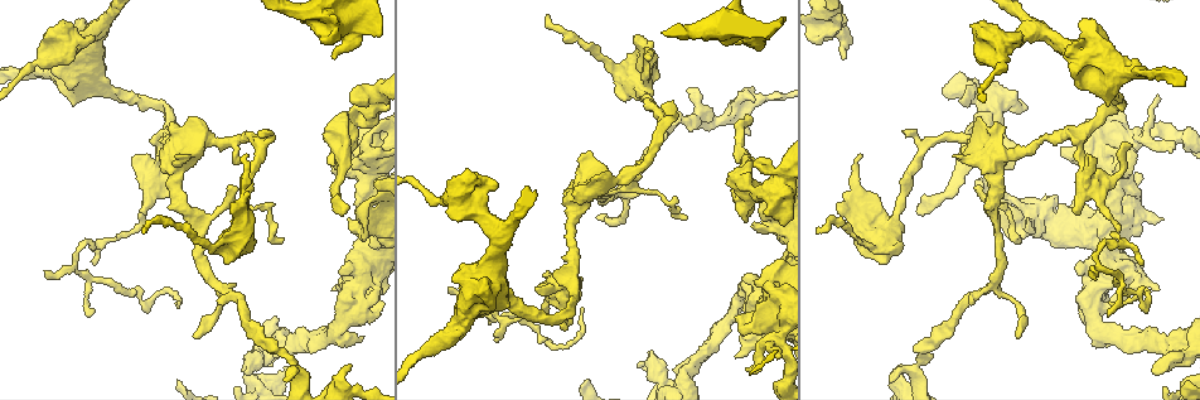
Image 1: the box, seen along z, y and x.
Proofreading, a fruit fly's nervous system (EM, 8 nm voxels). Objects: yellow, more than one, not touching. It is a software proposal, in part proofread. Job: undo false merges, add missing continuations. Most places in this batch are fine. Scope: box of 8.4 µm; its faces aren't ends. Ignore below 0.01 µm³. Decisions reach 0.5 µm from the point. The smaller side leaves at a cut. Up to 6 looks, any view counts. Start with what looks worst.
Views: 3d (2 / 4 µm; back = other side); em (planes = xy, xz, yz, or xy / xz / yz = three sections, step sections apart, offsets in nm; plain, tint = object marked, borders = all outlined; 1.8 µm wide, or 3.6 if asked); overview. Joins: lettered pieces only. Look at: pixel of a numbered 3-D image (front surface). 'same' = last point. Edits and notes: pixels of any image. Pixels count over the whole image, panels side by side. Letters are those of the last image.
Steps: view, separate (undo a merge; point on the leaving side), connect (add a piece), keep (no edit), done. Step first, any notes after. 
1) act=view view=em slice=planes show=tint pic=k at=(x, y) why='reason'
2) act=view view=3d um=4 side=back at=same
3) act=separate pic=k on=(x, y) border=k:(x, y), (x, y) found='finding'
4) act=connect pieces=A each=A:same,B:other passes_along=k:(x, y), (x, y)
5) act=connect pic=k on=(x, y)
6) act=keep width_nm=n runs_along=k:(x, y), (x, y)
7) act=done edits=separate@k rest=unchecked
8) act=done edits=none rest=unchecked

act=view view=em slice=xz step=8 show=tint pic=1 at=(747, 116) why='free end'

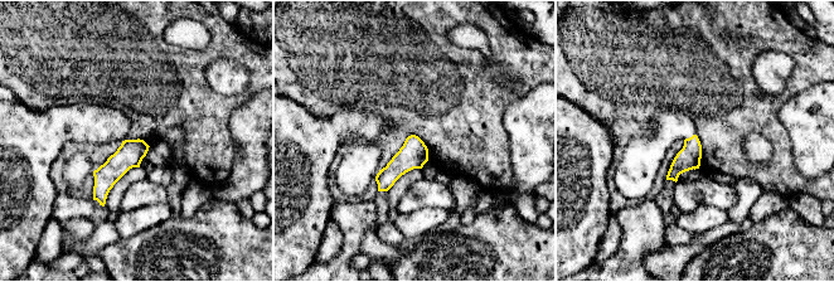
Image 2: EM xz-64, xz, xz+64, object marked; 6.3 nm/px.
act=view view=em slice=planes show=borders at=same why='another direction'

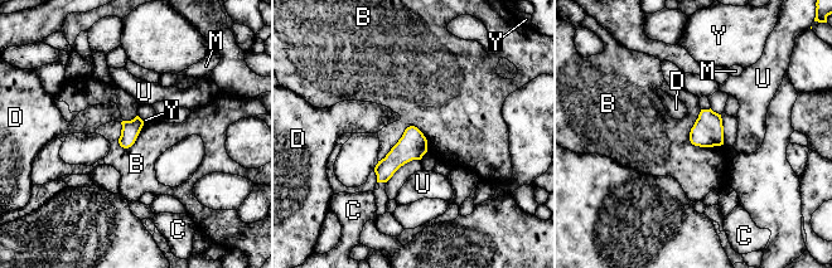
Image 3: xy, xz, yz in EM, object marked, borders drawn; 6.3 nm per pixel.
act=keep longest_contact=B:340nm each=B:other,C:other,D:other,M:other,U:other,Y:other border=3:(427, 140), (409, 126), (378, 161) found='no lettered piece goes on from it'

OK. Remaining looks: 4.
act=view view=em slice=planes show=borders pic=1 at=(336, 58) why='an open end'

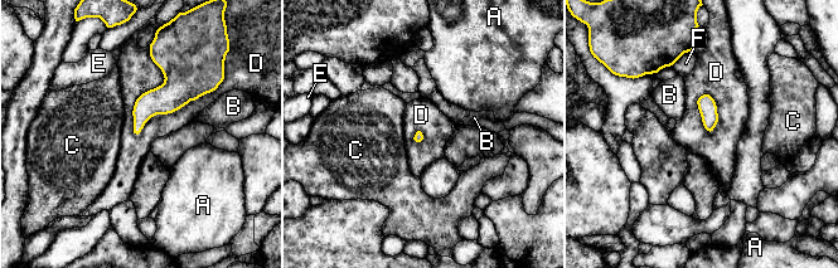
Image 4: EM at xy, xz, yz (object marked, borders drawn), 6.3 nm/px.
act=keep each=A:other,B:other,C:other,D:other,E:other,F:other border=4:(149, 47), (136, 135) found='none of them fits'

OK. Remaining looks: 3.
act=view view=em um=3.6 slice=xy step=8 show=tint pic=1 at=(1093, 287) why='closes a loop'

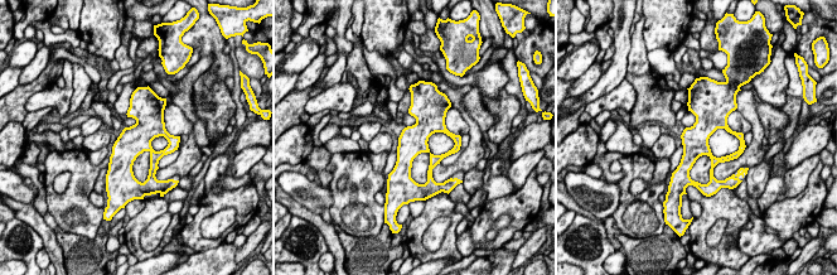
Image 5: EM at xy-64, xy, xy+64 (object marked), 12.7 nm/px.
act=view view=em um=3.6 slice=xy step=8 show=borders at=same

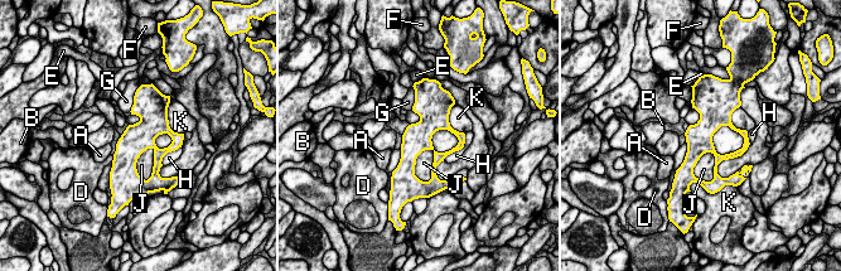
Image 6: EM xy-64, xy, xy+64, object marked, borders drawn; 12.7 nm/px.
act=keep width_nm=340 each=A:other,B:other,D:other,E:other,F:other,G:other,H:other,J:other,K:other border=6:(738, 155), (692, 173) found='continuous, no second cell'

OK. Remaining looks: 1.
act=done edits=none rest=unchecked

